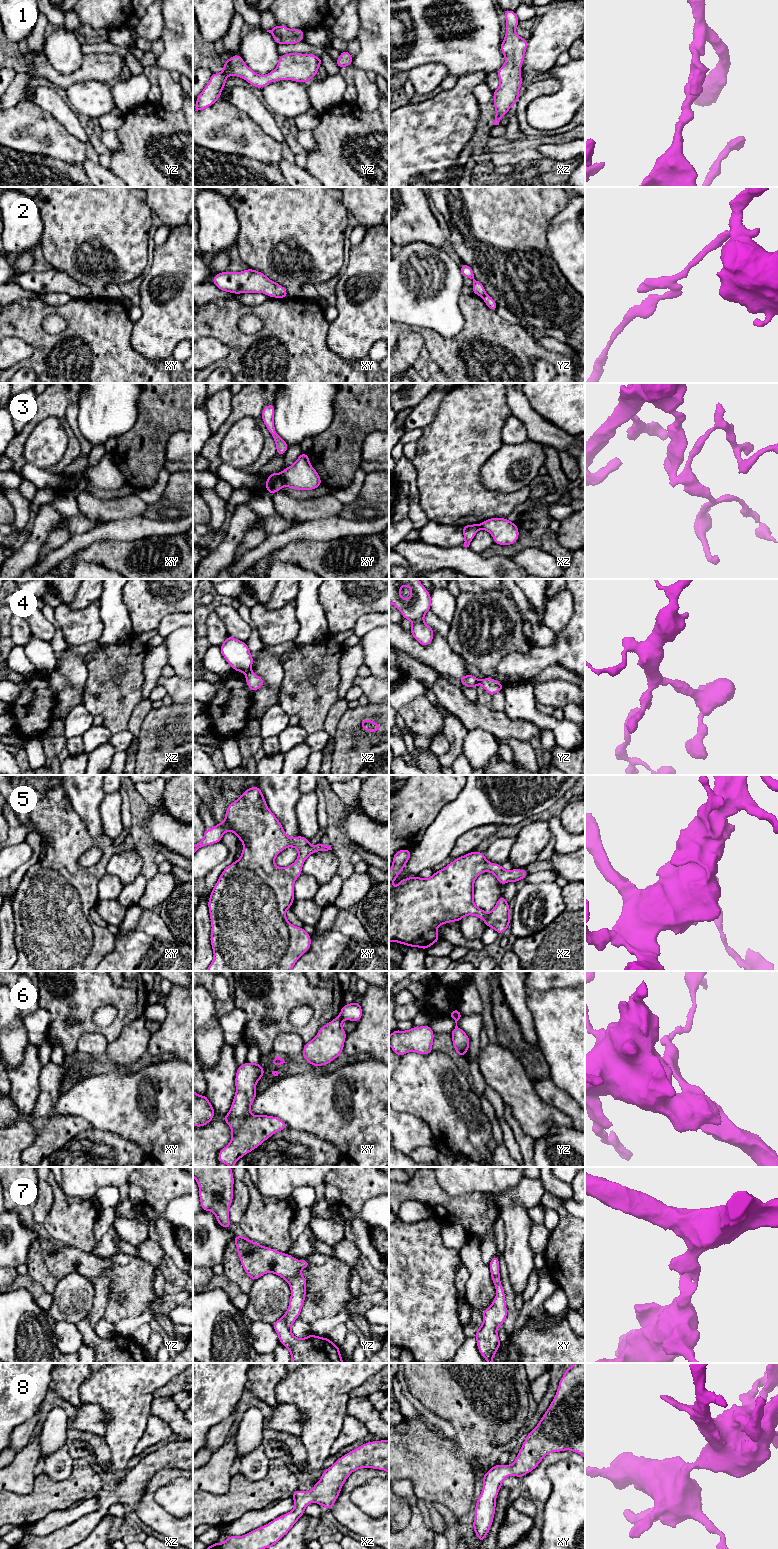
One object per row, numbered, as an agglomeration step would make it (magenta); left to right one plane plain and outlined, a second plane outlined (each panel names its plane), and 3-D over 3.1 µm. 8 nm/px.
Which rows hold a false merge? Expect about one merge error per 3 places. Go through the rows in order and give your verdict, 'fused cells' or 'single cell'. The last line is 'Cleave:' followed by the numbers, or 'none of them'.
1: single cell
2: fused cells
3: fused cells
4: fused cells
5: single cell
6: fused cells
7: single cell
8: single cell
Cleave: 2, 3, 4, 6

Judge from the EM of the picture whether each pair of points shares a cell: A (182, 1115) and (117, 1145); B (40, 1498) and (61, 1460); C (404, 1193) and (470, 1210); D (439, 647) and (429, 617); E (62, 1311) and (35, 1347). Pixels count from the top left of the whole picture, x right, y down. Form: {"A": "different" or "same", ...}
{"A": "different", "B": "different", "C": "same", "D": "different", "E": "different"}

